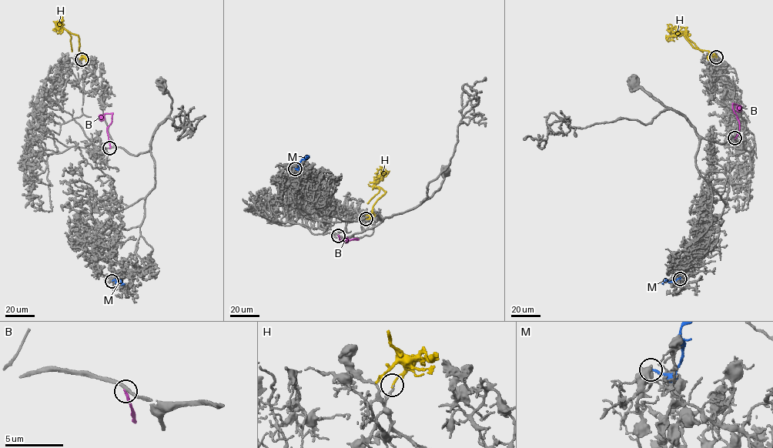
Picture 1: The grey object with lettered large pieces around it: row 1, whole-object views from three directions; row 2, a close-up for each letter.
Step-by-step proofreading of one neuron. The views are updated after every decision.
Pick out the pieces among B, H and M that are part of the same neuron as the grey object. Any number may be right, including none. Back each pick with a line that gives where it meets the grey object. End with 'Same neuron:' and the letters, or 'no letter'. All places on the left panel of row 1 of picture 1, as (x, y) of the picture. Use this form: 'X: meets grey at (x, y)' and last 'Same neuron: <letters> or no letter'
Same neuron: no letter

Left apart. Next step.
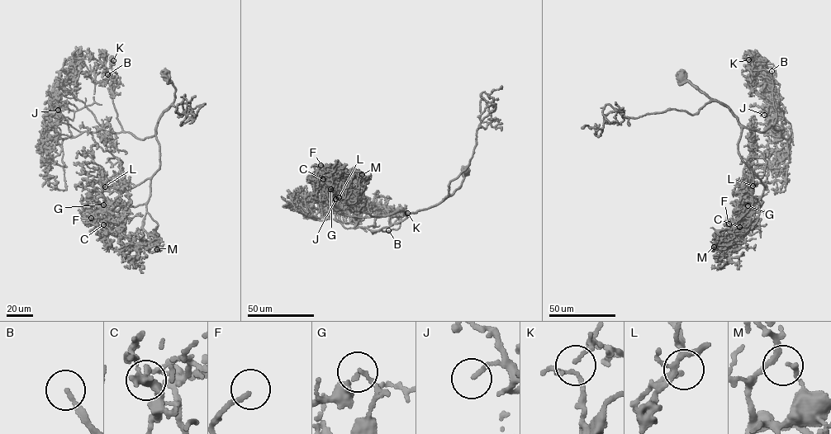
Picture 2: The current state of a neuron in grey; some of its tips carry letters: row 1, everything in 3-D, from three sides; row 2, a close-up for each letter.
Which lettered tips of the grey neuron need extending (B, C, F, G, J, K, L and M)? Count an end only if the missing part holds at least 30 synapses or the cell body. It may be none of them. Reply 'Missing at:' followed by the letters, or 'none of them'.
Missing at: none of them

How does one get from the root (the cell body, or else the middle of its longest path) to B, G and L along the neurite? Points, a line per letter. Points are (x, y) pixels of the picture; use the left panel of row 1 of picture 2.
B: (167, 75), (167, 82), (176, 89), (173, 101), (159, 120), (154, 134), (140, 139), (123, 129), (107, 74)
G: (167, 75), (175, 96), (156, 126), (159, 169), (121, 193), (116, 201), (106, 203), (109, 213), (103, 205)
L: (167, 75), (175, 96), (156, 126), (159, 169), (124, 191), (105, 186)

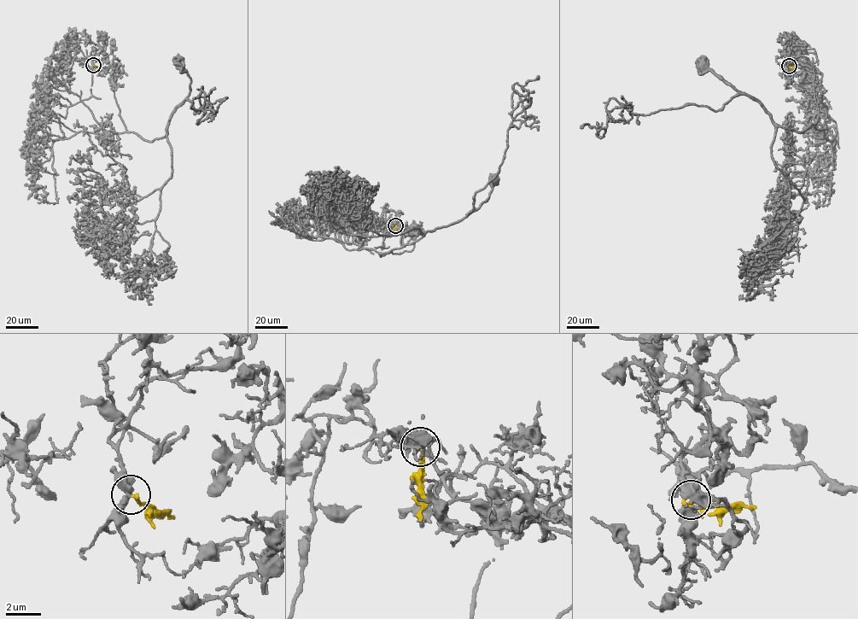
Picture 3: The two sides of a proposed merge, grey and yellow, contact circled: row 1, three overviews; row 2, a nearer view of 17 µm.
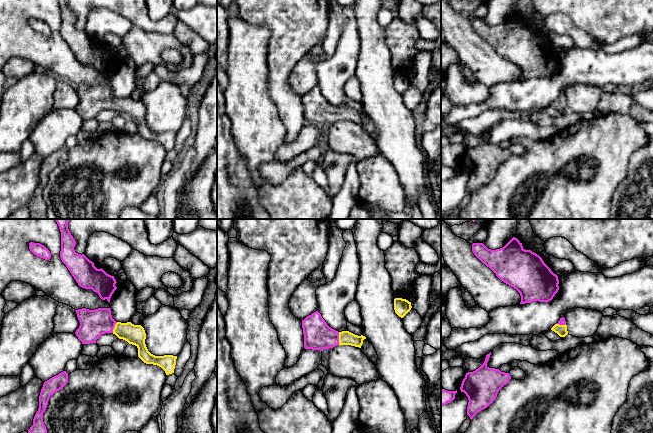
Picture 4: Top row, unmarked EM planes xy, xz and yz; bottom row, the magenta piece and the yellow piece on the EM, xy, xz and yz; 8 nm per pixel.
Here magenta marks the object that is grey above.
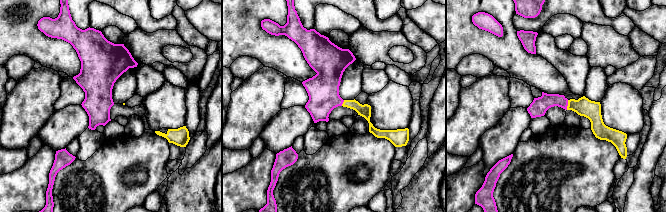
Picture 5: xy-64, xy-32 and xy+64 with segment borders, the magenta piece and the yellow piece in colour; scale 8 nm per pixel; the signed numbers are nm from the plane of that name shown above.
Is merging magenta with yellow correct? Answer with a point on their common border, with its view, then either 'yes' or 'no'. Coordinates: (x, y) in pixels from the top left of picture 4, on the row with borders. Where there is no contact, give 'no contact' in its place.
xz (338, 338) | yes

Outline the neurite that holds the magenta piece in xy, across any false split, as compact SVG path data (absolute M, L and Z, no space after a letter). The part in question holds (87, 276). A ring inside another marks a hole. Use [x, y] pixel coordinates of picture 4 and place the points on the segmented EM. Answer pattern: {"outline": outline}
{"outline": "M55 219L55 221L61 232L62 262L80 287L92 289L102 300L106 299L110 303L110 298L117 289L114 276L107 274L102 268L97 269L84 254L75 252L76 241L68 229L69 219Z"}

